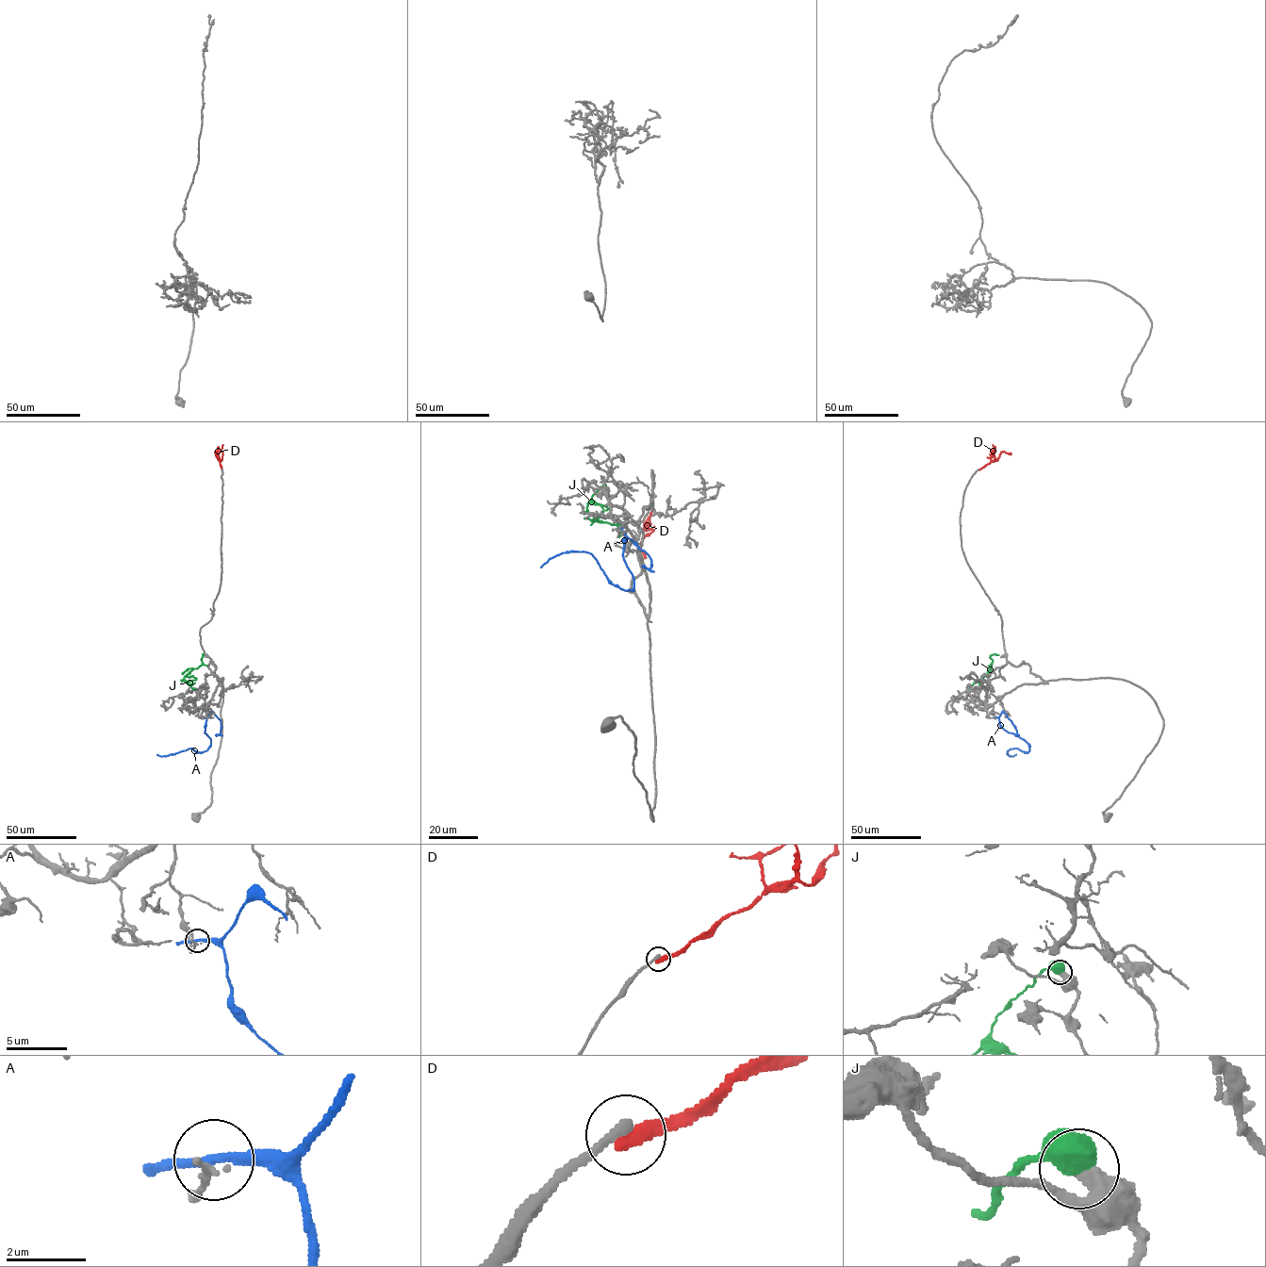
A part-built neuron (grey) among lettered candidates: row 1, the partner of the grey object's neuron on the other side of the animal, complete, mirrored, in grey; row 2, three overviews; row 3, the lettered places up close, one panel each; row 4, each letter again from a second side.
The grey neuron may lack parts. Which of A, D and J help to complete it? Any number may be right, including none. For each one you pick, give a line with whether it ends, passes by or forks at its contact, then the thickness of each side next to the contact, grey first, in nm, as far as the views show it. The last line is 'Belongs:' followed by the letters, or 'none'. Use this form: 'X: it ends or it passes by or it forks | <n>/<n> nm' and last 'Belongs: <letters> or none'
J: it ends | 500/700 nm
Belongs: J

